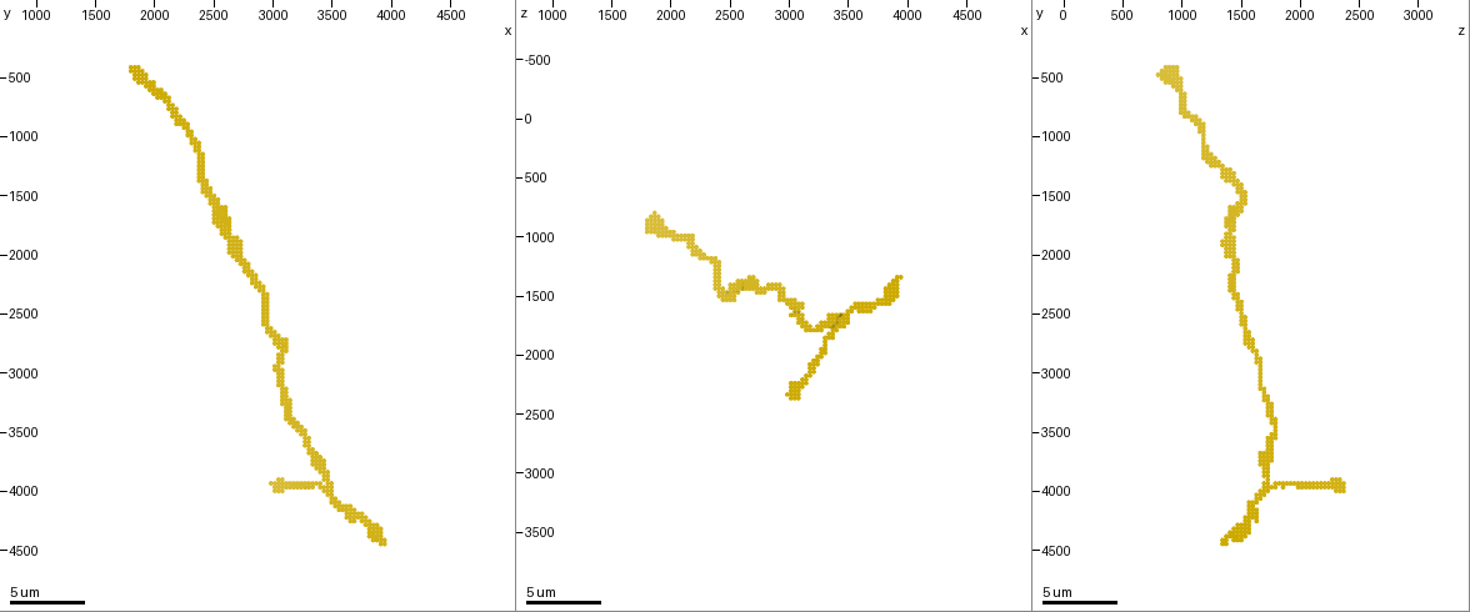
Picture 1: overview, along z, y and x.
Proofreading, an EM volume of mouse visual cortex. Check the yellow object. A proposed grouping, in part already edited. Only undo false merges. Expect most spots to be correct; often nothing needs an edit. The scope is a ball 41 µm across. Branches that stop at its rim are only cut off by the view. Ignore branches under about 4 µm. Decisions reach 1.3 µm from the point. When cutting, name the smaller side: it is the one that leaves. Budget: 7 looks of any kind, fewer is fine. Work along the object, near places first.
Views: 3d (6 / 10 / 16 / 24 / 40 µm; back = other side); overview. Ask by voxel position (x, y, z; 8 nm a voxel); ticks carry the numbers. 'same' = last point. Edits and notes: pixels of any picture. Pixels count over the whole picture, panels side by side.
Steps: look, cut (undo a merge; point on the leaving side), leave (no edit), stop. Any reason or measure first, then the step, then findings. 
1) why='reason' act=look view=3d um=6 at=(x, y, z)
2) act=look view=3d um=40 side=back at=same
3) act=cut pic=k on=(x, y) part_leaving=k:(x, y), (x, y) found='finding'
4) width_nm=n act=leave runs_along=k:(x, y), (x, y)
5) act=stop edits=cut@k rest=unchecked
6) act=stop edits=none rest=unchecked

act=look view=3d um=6 at=(2920, 2440, 1500)

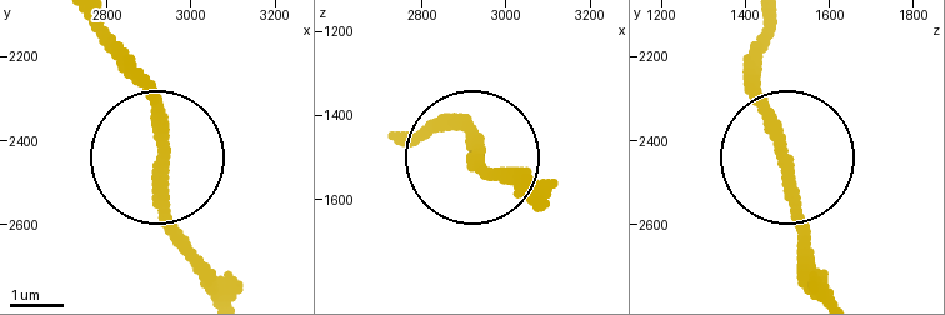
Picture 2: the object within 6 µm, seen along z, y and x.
side_arm_um=21 act=leave runs_along=2:(166, 154), (158, 208), (198, 284) found='all the same neuron'

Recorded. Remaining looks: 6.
why='thick turns thin' act=look view=3d um=10 at=(2400, 1260, 1340)

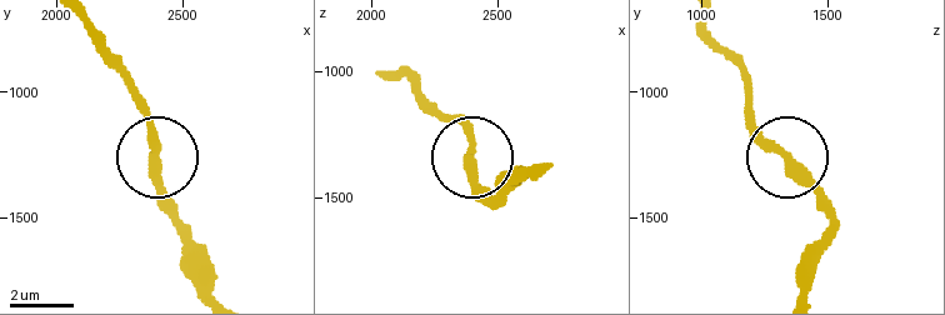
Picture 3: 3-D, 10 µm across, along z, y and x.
act=look view=3d um=6 at=(2400, 1250, 1350)

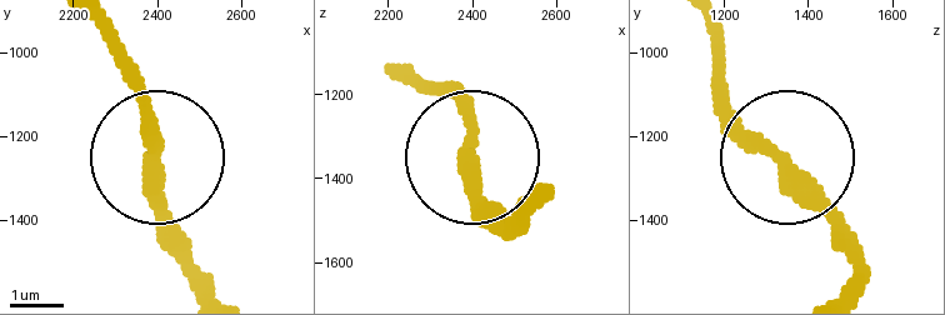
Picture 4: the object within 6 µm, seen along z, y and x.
act=leave runs_along=4:(848, 290), (816, 196), (718, 66) found='all the same neuron'

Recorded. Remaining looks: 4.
why='a fork' act=look view=3d um=16 at=(3460, 3960, 1720)

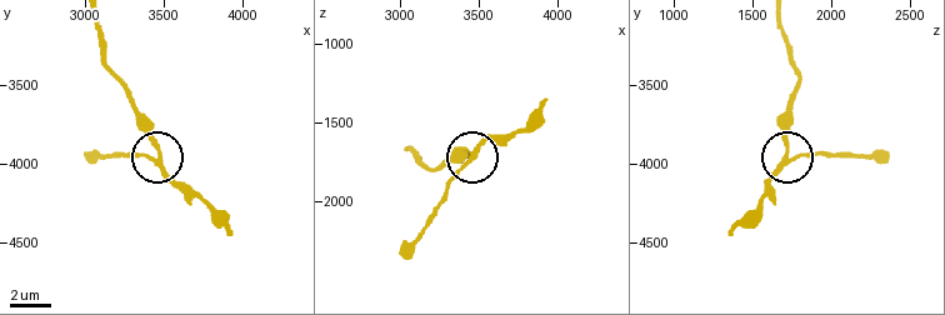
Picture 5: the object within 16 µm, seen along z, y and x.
act=look view=3d um=16 side=back at=(3460, 4000, 1720)

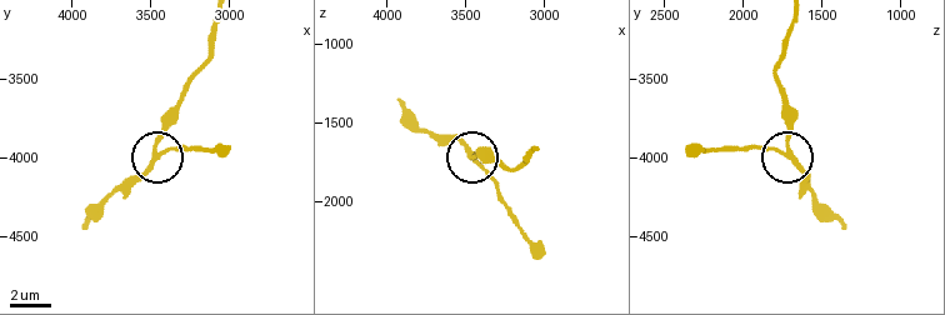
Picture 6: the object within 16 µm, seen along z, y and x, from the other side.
width_nm=200 act=leave runs_along=6:(793, 21), (775, 76), (785, 106), (785, 151), (753, 146) found='one neuron here'

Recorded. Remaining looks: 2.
act=stop edits=none rest=unchecked

